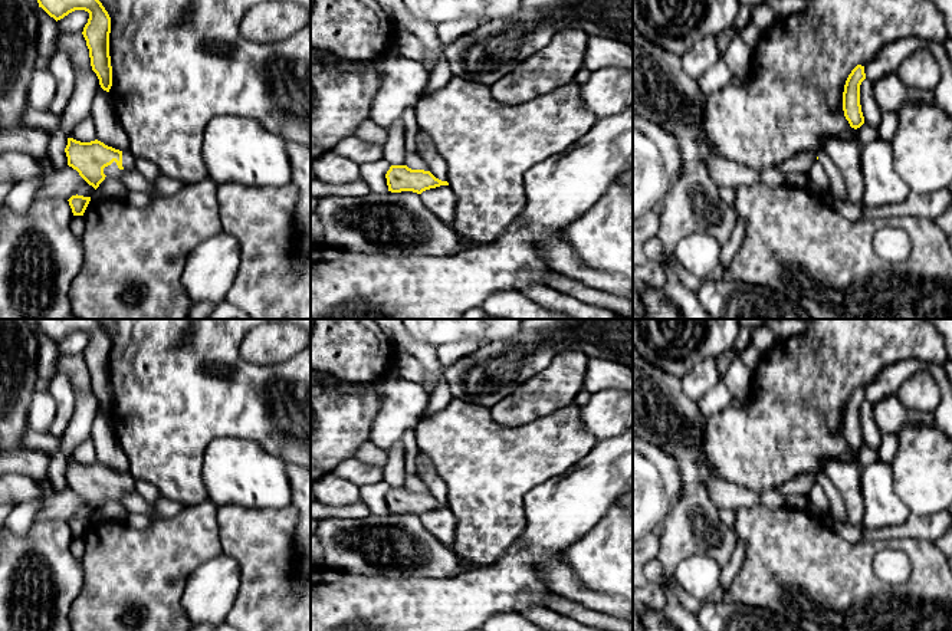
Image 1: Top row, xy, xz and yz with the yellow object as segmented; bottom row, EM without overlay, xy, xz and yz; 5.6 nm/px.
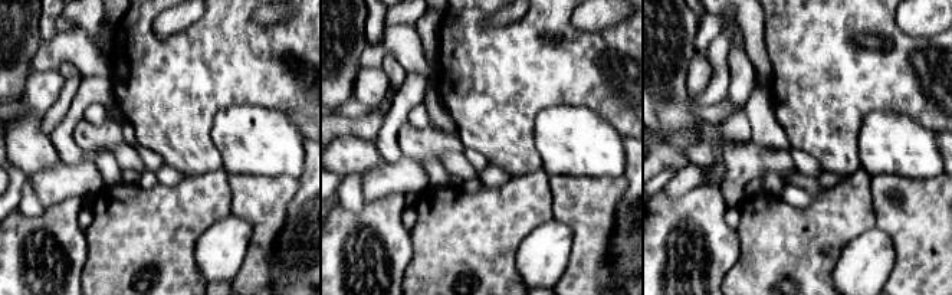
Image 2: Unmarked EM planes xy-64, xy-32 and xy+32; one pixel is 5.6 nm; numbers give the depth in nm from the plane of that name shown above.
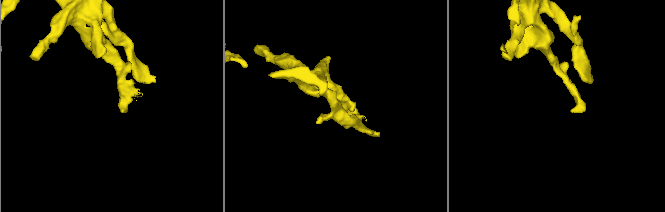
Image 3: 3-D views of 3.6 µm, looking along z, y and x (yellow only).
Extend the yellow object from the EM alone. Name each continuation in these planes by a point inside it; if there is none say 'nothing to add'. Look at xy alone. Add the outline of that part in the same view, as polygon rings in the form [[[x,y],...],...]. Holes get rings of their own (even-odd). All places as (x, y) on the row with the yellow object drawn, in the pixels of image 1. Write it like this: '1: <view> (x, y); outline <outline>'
1: xy (112, 170); outline [[[115,161],[104,168],[104,174],[111,178],[119,178],[121,172],[122,170],[118,168]]]

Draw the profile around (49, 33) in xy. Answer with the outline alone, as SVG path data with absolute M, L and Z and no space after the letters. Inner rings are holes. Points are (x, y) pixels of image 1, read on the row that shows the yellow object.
M42 7L37 11L39 19L39 52L43 56L52 56L63 32L59 30L58 22L50 17Z

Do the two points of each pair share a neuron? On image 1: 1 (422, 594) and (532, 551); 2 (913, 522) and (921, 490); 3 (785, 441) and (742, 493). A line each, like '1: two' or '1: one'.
1: one
2: two
3: two

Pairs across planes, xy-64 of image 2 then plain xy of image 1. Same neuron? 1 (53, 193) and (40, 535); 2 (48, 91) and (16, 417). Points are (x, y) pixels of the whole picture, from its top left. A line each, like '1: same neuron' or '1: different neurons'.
1: different neurons
2: different neurons

